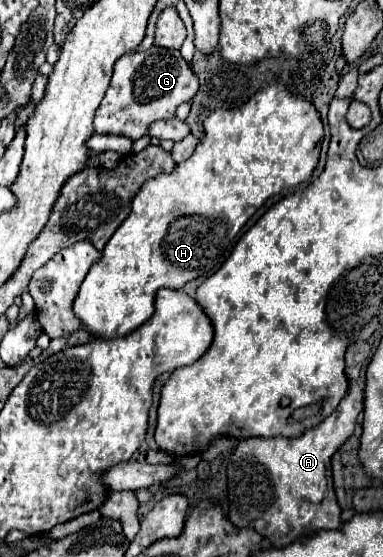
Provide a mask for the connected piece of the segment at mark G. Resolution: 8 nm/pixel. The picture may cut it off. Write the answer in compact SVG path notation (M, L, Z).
M162 47L126 53L114 65L110 87L94 115L94 131L104 135L108 133L124 135L130 137L132 141L140 139L142 135L146 135L150 123L174 117L176 107L180 103L190 101L196 93L198 93L198 77L186 65L180 53L176 55L174 51Z

